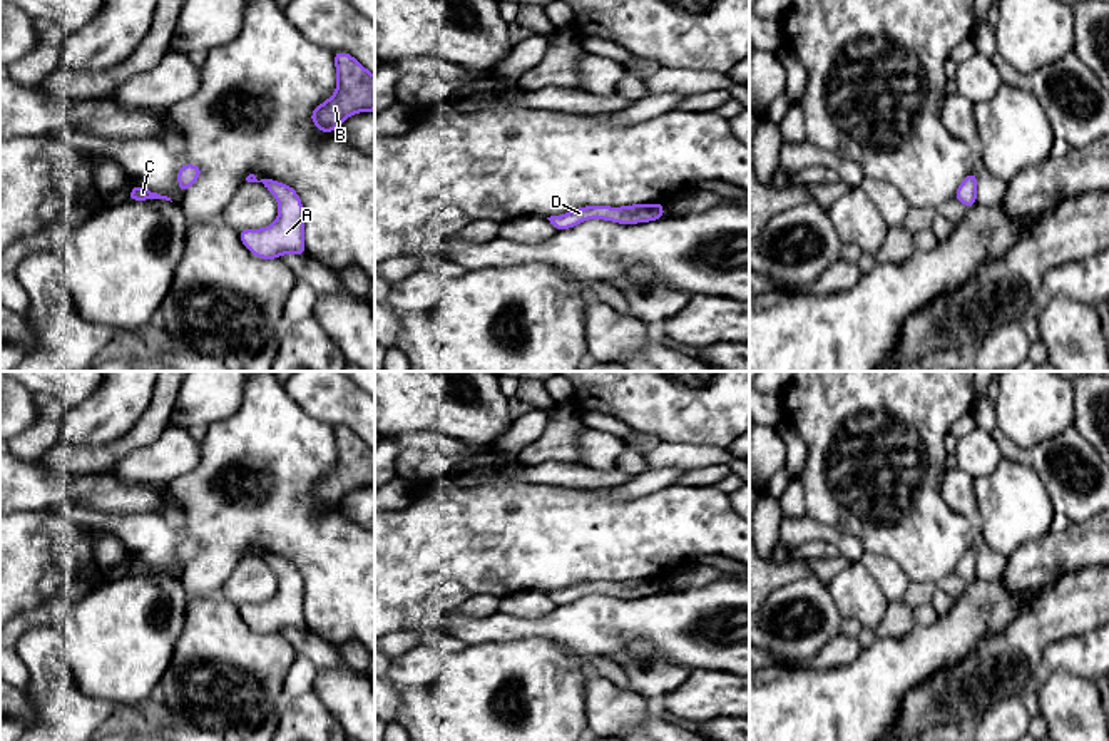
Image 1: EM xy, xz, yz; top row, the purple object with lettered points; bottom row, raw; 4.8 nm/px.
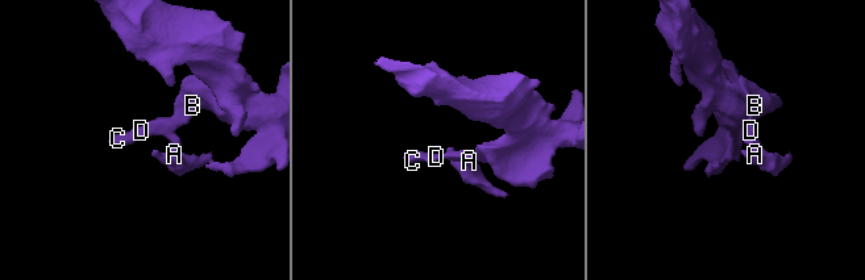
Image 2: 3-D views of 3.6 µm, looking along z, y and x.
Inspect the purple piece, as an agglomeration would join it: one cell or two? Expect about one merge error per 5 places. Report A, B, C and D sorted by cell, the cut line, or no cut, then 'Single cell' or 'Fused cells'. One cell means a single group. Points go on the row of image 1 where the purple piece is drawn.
Groups: A B C D. No split. Single cell

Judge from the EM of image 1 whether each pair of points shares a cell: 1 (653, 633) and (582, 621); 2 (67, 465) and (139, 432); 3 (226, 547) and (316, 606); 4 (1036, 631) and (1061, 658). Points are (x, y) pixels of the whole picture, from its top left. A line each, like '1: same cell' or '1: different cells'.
1: same cell
2: same cell
3: same cell
4: different cells

